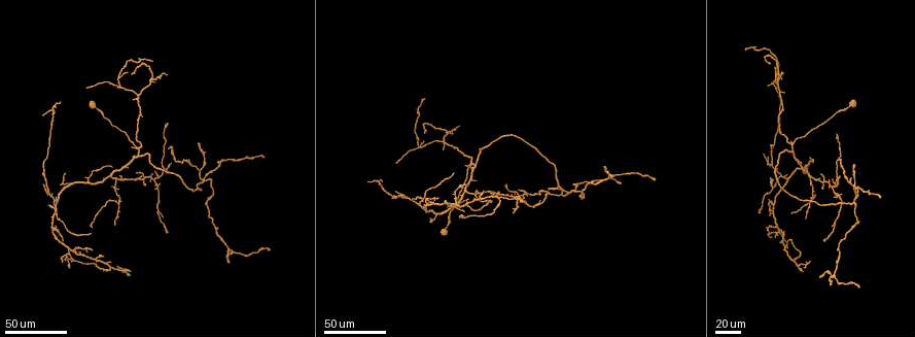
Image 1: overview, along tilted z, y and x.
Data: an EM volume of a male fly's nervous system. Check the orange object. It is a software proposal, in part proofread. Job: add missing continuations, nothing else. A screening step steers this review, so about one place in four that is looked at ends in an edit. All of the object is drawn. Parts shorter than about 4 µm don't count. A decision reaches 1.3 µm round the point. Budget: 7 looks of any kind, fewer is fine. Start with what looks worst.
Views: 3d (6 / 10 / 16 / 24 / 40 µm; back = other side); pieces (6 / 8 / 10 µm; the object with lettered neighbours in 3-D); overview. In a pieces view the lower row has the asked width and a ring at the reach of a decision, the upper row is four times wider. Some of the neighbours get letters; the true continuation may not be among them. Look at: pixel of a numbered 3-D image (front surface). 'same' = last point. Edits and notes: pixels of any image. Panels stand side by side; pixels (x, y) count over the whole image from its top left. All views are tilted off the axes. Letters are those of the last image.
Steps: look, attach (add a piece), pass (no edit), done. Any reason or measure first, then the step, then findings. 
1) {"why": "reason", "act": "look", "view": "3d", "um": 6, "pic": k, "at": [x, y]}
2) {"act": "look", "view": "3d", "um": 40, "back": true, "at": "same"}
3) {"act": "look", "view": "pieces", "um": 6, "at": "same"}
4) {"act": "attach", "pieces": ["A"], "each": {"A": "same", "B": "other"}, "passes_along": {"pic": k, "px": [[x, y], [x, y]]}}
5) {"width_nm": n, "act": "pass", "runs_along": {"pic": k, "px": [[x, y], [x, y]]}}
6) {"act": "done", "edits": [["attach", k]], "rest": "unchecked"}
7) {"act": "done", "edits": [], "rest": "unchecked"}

{"why": "thin end", "act": "look", "view": "3d", "um": 40, "pic": 1, "at": [397, 161]}

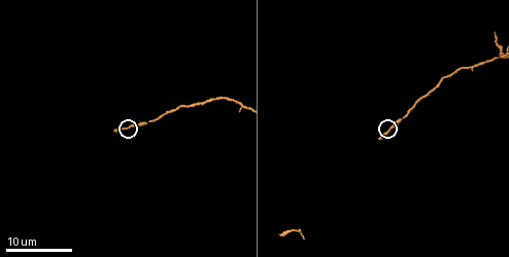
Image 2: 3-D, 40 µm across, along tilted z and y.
{"act": "look", "view": "pieces", "um": 10, "pic": 2, "at": [113, 130]}

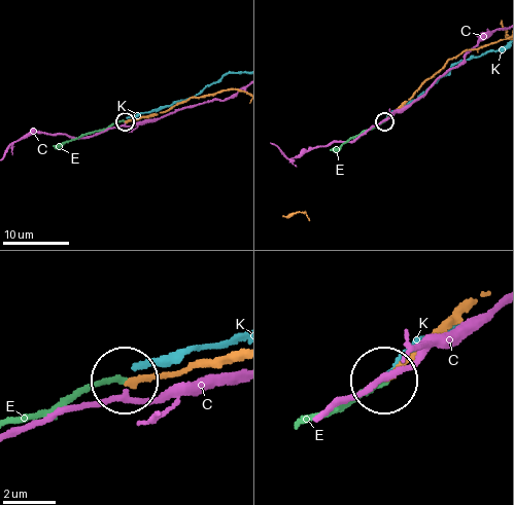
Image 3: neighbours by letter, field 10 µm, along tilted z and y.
{"width_nm": 190, "act": "attach", "pieces": ["E"], "each": {"C": "other", "E": "same", "K": "other"}, "found": "the neuron continues"}

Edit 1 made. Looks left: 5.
{"act": "look", "view": "overview"}

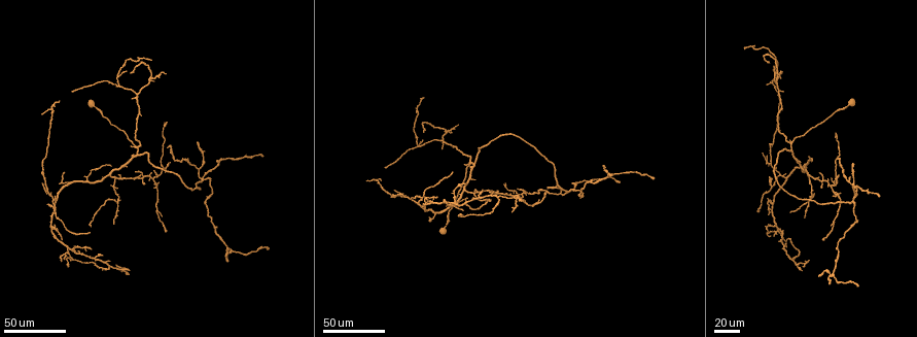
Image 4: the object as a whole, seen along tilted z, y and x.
{"why": "an open end", "act": "look", "view": "3d", "um": 24, "pic": 4, "at": [71, 92]}

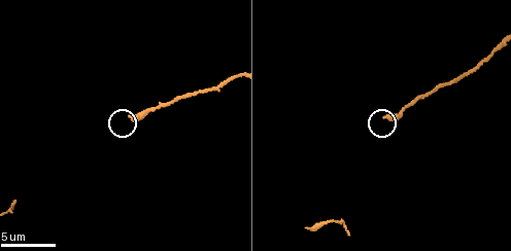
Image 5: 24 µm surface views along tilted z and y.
{"why": "see the neighbours", "act": "look", "view": "pieces", "um": 10, "pic": 5, "at": [131, 119]}

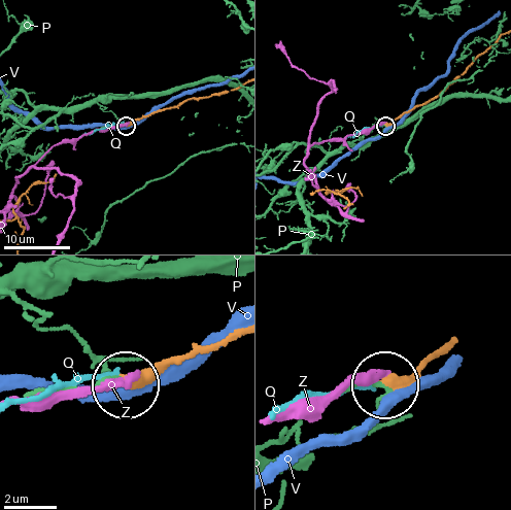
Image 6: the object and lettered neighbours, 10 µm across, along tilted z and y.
{"act": "attach", "pieces": ["Q"], "each": {"P": "other", "Q": "same", "V": "other", "Z": "other"}, "passes_along": {"pic": 6, "px": [[396, 118], [345, 137]]}, "found": "it goes on there"}

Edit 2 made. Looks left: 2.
{"why": "an open end", "act": "look", "view": "3d", "um": 40, "pic": 4, "at": [784, 229]}

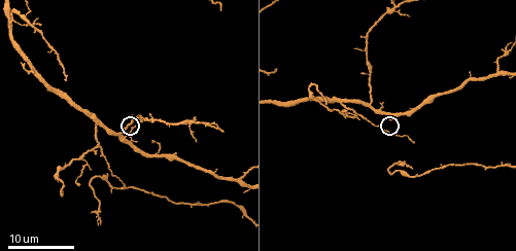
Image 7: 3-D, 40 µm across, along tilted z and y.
{"why": "what lies round it", "act": "look", "view": "pieces", "um": 8, "pic": 7, "at": [132, 134]}

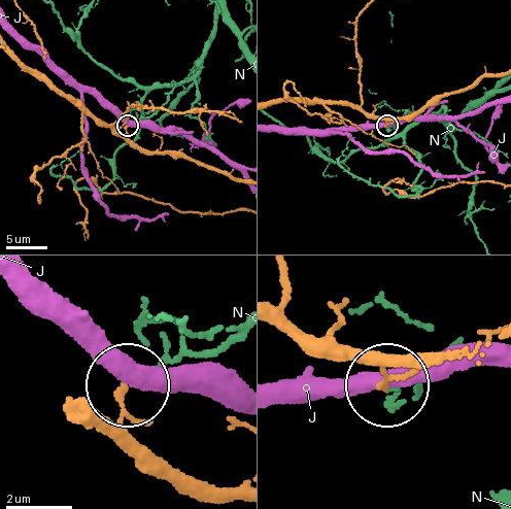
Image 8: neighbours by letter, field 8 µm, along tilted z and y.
{"act": "pass", "each": {"J": "other", "N": "other"}, "runs_along": {"pic": 8, "px": [[27, 66], [124, 135], [128, 126]]}, "found": "none of them fits"}

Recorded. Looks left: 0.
{"act": "done", "edits": [["attach", 3], ["attach", 6]], "rest": "unchecked"}

